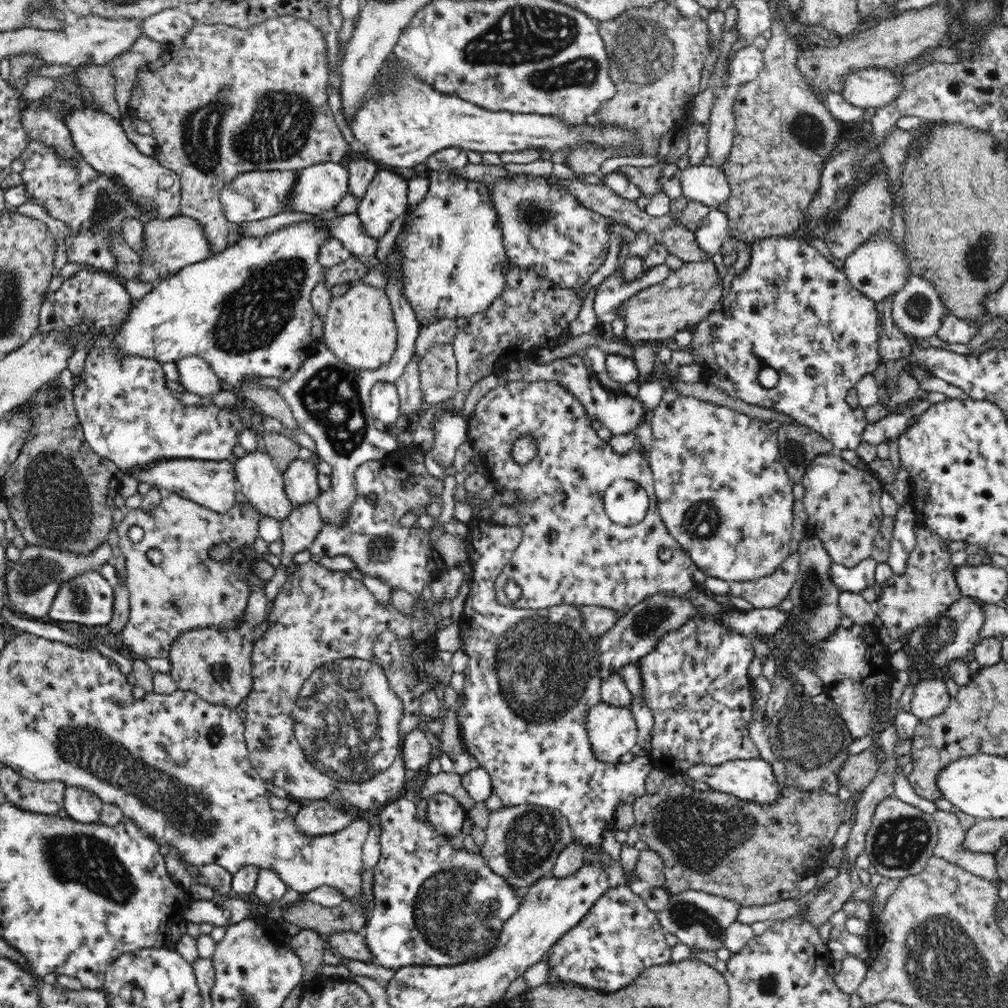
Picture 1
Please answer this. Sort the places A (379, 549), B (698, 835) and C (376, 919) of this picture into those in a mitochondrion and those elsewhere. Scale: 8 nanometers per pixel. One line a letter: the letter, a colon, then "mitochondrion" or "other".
A: mitochondrion
B: mitochondrion
C: other

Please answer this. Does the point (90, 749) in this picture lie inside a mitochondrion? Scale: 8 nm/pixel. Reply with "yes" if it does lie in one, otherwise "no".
yes

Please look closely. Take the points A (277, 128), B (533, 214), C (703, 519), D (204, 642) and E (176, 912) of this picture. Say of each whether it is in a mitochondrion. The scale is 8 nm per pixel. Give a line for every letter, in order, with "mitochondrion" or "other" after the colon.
A: mitochondrion
B: mitochondrion
C: mitochondrion
D: mitochondrion
E: other

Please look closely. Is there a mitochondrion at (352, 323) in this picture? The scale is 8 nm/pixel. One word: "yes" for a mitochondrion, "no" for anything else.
no

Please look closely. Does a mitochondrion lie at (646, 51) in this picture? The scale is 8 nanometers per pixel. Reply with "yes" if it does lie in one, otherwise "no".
yes

